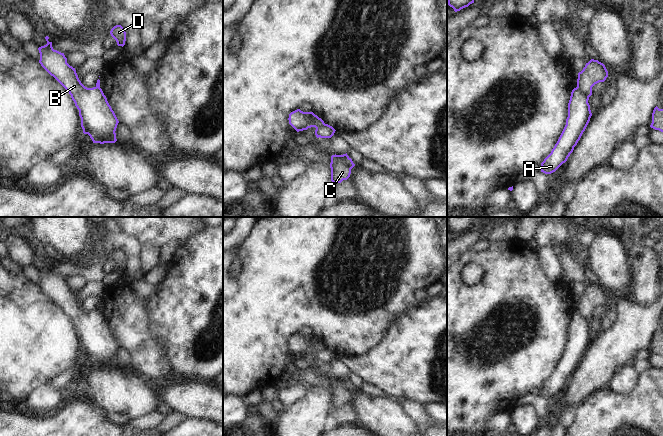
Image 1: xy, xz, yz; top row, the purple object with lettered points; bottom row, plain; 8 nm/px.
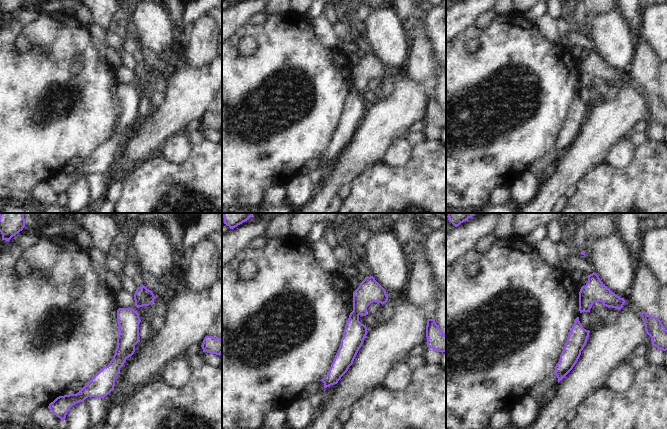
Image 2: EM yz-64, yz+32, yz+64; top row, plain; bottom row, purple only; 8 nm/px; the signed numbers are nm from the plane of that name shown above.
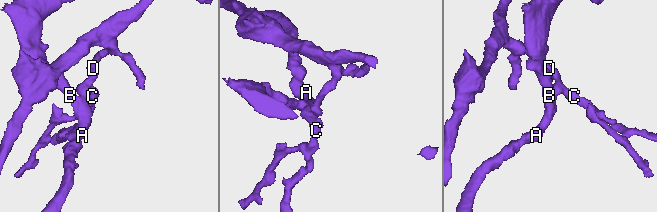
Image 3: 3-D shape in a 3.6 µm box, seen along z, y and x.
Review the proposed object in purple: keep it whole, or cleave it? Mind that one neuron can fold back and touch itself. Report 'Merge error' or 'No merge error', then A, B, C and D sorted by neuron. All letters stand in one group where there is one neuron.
Merge error. Groups: A B / C D.

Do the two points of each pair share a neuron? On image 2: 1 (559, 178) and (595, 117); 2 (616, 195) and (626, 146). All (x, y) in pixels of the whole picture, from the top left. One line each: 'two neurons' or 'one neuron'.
1: one neuron
2: two neurons

